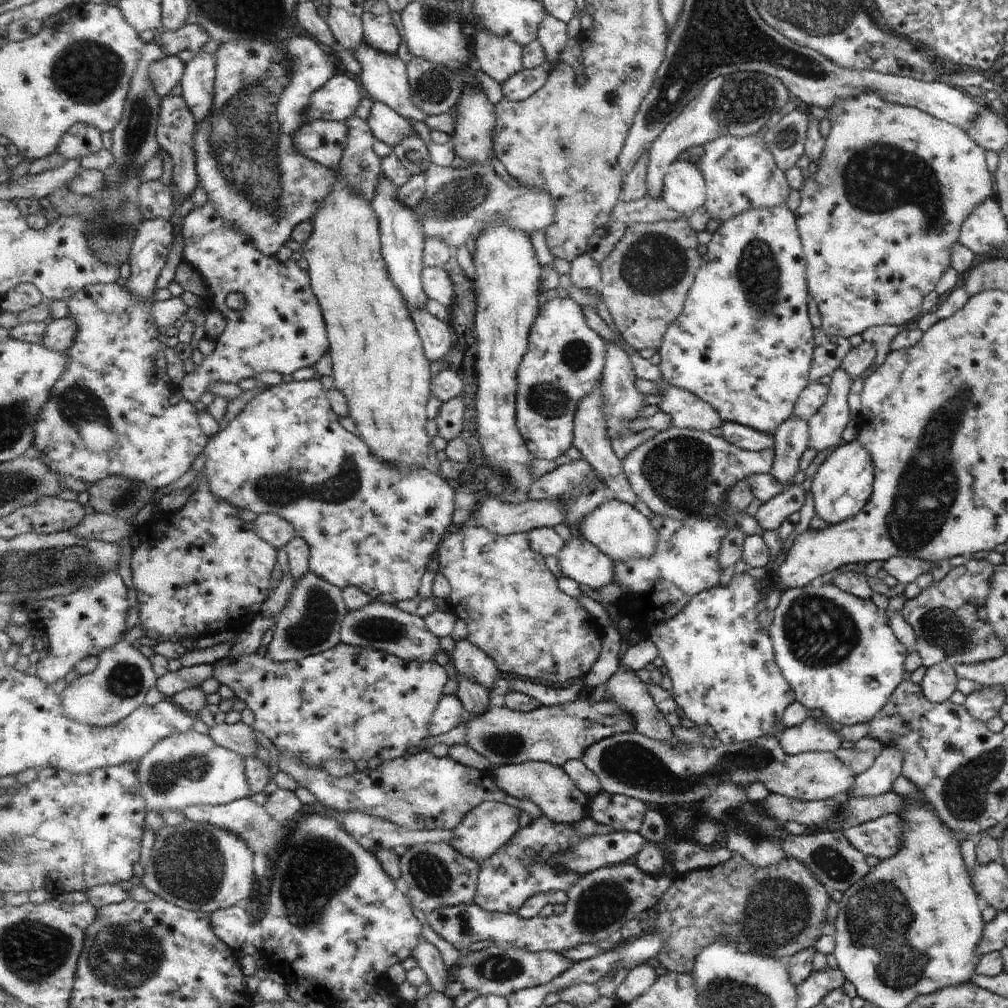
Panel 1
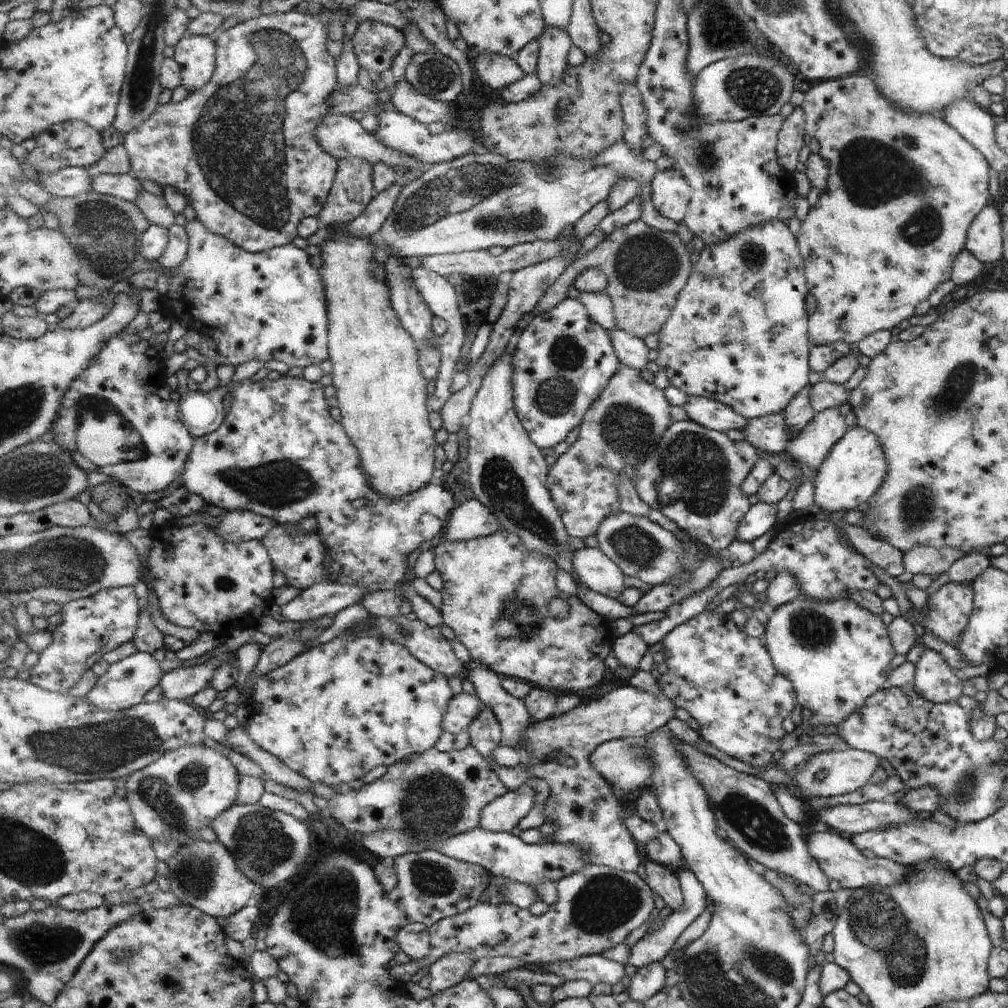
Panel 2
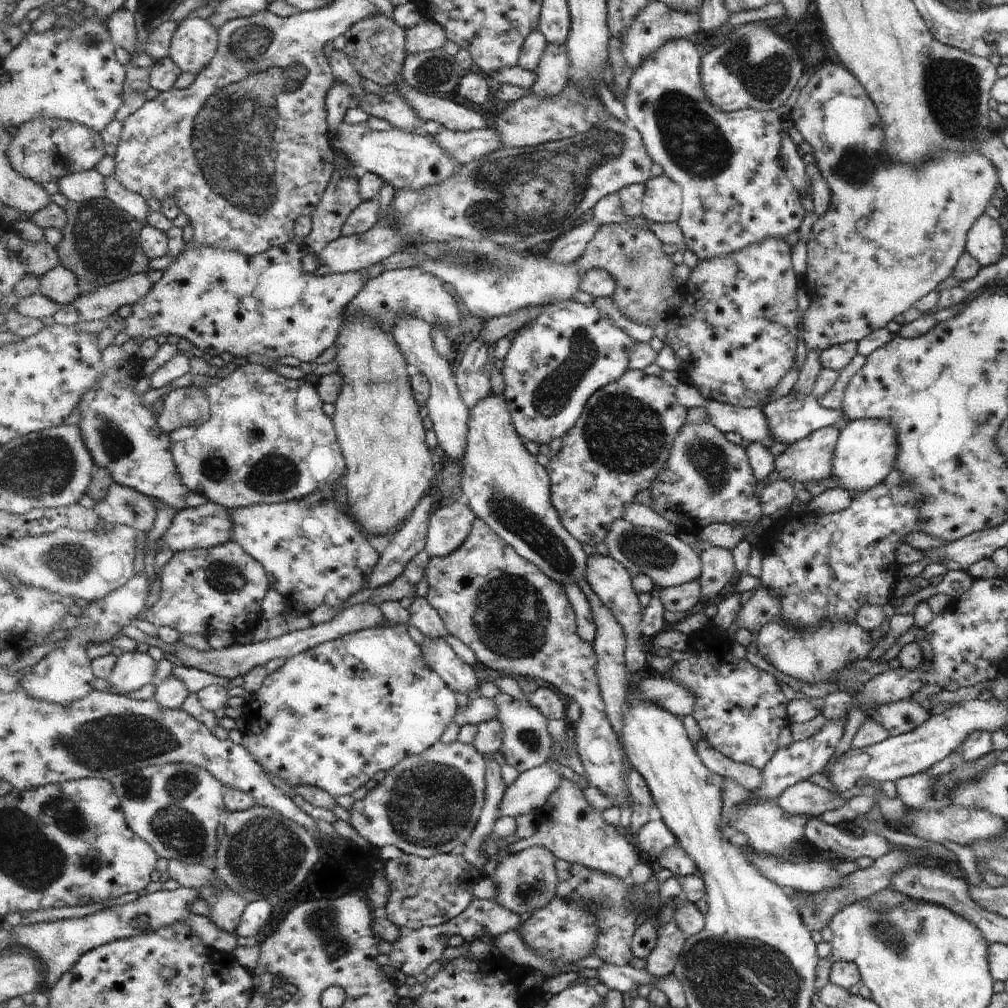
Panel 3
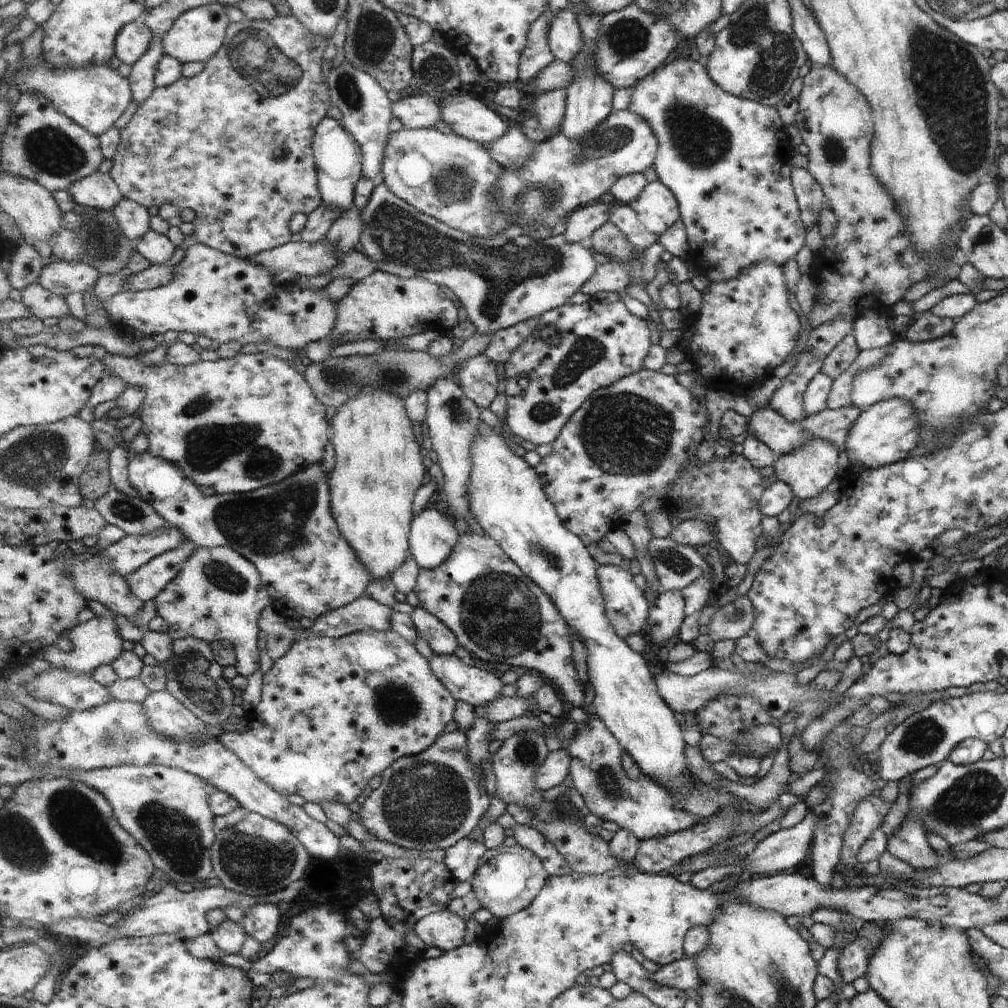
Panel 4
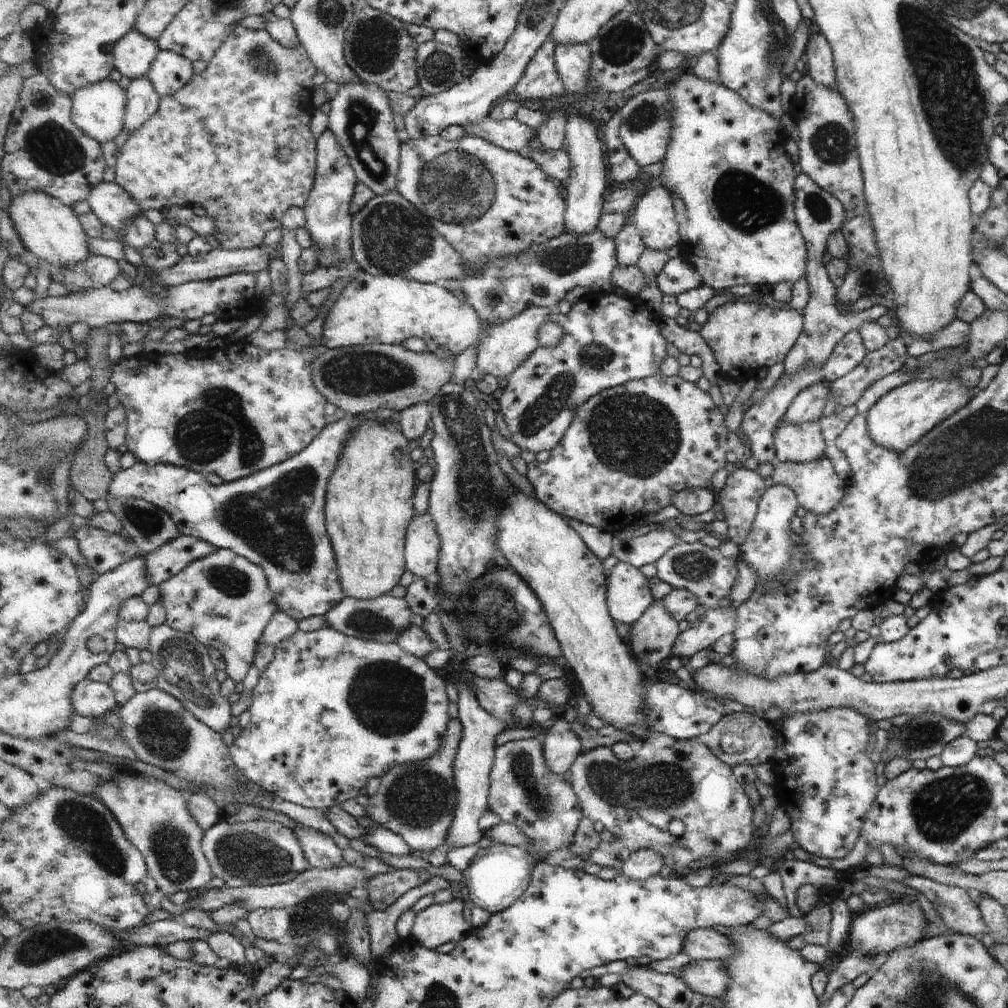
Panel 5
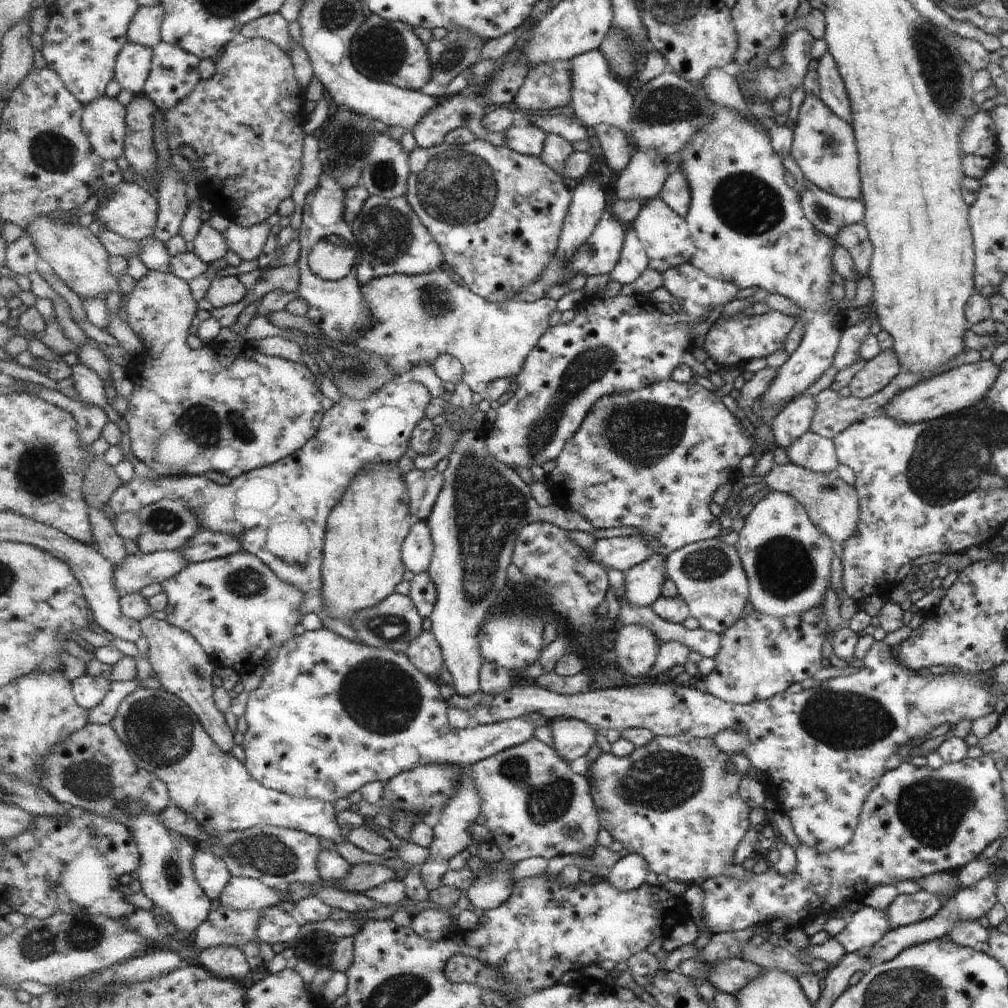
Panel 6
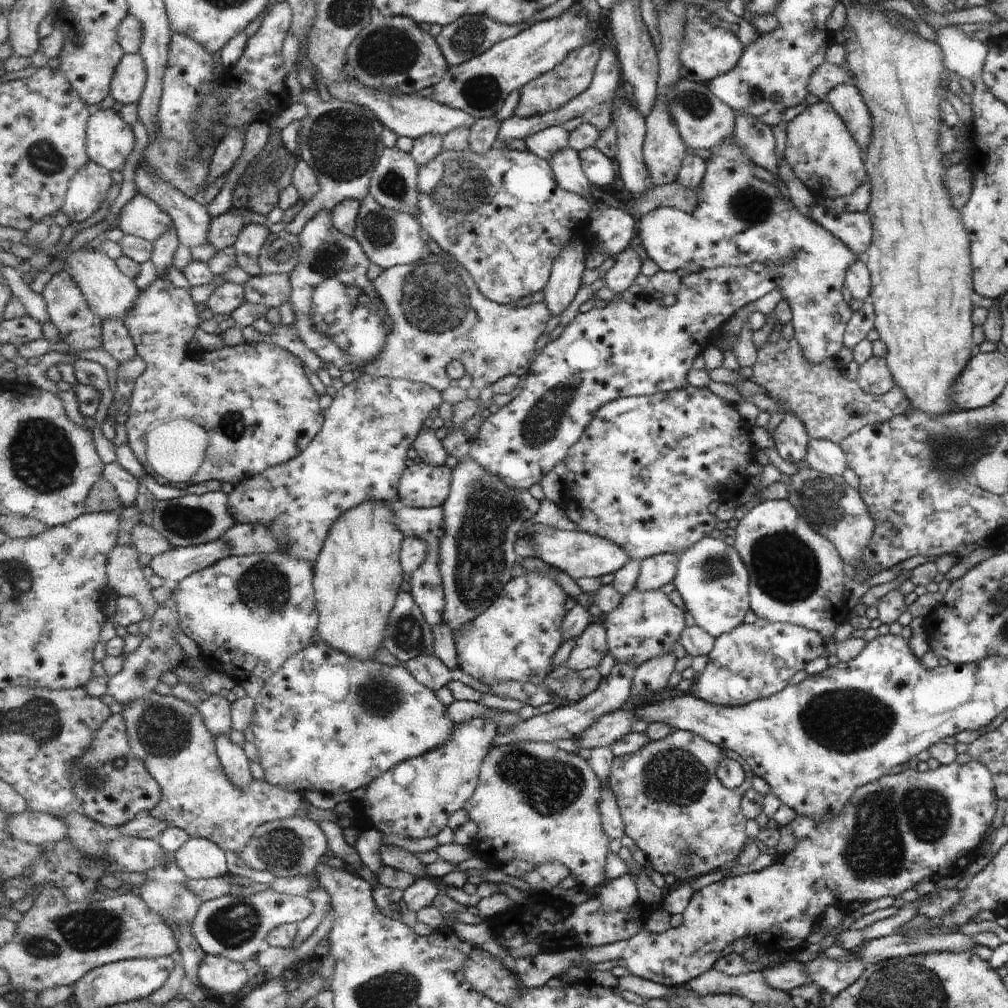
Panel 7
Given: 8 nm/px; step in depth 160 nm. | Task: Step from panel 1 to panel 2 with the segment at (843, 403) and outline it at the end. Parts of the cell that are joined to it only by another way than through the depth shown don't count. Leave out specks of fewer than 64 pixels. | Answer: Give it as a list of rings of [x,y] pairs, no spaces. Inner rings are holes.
[[[838,408],[814,412],[799,434],[787,442],[785,450],[791,454],[796,466],[805,463],[817,470],[829,456],[830,450],[847,429]]]

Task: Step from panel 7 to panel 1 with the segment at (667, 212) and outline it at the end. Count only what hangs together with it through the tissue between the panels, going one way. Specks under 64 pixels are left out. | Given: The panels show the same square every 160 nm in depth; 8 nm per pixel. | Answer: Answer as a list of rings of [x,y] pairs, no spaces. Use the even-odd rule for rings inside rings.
[[[679,158],[665,172],[663,198],[684,216],[704,206],[707,185],[703,171],[691,159]]]

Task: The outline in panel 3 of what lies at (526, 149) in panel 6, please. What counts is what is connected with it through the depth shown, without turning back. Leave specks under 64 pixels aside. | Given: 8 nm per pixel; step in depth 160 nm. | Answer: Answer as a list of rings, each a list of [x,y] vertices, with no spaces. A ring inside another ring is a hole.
[[[405,83],[396,89],[420,119],[439,122],[453,132],[487,128],[485,116],[473,108],[439,98],[435,94],[421,92]]]

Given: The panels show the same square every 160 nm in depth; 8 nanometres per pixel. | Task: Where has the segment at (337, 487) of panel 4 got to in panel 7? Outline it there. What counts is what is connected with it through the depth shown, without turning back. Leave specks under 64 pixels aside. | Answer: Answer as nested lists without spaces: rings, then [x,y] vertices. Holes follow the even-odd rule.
[[[362,502],[346,510],[334,522],[314,566],[316,603],[320,612],[317,637],[355,658],[361,660],[373,658],[377,648],[383,646],[388,614],[394,609],[401,593],[405,571],[402,567],[401,552],[405,537],[403,531],[396,525],[395,508],[384,502]]]

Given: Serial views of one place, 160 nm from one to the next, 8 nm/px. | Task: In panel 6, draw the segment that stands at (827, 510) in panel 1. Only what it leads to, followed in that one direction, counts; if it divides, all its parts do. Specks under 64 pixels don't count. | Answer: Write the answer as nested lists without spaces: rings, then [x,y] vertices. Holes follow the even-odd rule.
[[[979,360],[976,363],[967,363],[938,375],[933,374],[905,390],[892,394],[891,398],[887,399],[886,405],[883,405],[883,417],[897,419],[905,424],[915,424],[930,421],[970,406],[982,405],[984,394],[989,390],[997,373],[998,366],[994,365],[991,360]]]

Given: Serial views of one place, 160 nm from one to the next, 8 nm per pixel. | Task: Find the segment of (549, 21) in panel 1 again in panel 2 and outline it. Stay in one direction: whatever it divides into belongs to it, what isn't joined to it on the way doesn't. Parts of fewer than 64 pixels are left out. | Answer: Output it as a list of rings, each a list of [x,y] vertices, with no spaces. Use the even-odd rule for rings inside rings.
[[[546,26],[541,37],[540,55],[538,58],[537,74],[545,83],[554,85],[566,79],[567,75],[567,56],[569,50],[573,48],[573,39],[566,30],[557,27]]]

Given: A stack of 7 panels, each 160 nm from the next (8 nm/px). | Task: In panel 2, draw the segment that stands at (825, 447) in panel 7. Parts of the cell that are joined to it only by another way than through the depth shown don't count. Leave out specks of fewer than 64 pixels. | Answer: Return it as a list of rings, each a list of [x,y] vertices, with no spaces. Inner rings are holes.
[[[688,395],[688,401],[683,405],[687,420],[695,421],[705,428],[727,432],[727,430],[742,430],[748,420],[735,412],[725,403],[699,395]]]

